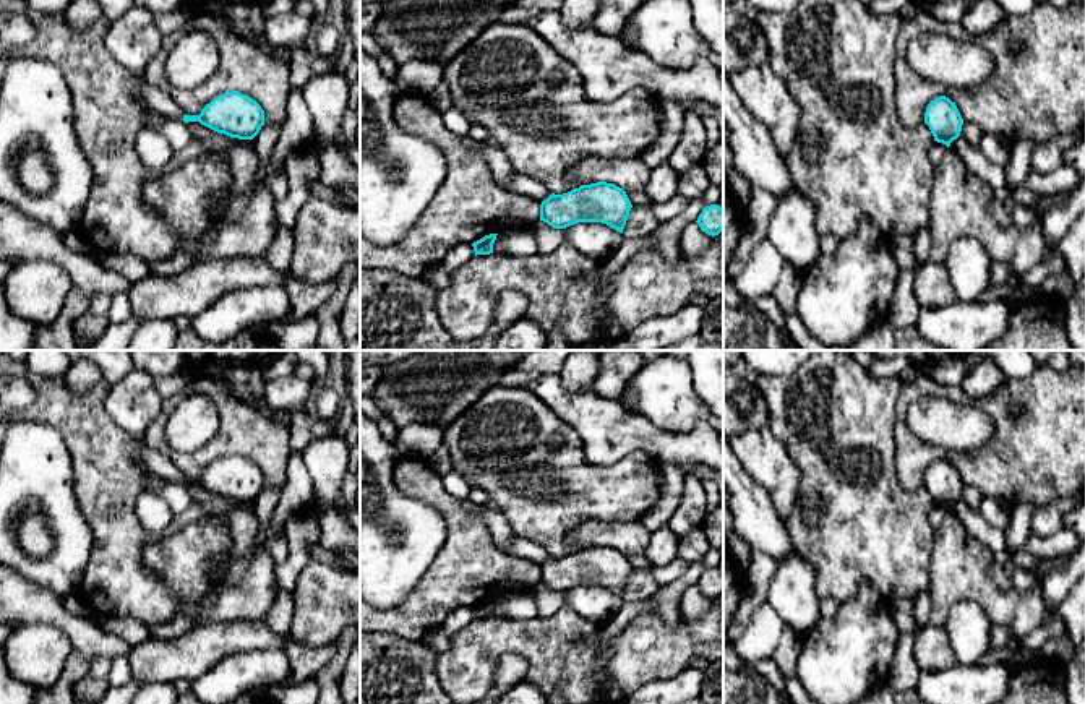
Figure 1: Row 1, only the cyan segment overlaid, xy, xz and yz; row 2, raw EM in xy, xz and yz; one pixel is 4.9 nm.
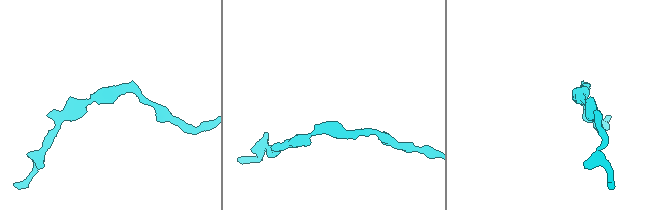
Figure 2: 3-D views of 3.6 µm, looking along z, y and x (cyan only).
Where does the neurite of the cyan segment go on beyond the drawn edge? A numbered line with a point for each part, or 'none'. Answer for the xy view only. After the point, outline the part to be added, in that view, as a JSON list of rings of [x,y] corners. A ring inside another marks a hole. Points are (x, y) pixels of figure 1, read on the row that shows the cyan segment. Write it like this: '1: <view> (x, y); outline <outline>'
1: xy (133, 39); outline [[[133,6],[123,16],[114,19],[104,37],[109,54],[139,79],[144,101],[161,115],[183,118],[185,112],[162,89],[146,81],[144,70],[149,60],[161,50],[162,34],[154,15]]]

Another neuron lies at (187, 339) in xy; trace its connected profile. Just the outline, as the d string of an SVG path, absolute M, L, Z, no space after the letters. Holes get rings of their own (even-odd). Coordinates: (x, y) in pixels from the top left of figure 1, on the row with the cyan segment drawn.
M191 328L177 333L174 350L281 350L263 331L242 331L224 342L203 341Z

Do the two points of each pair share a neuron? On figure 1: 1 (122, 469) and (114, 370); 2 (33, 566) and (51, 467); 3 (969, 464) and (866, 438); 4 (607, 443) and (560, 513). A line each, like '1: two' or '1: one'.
1: two
2: one
3: two
4: two

